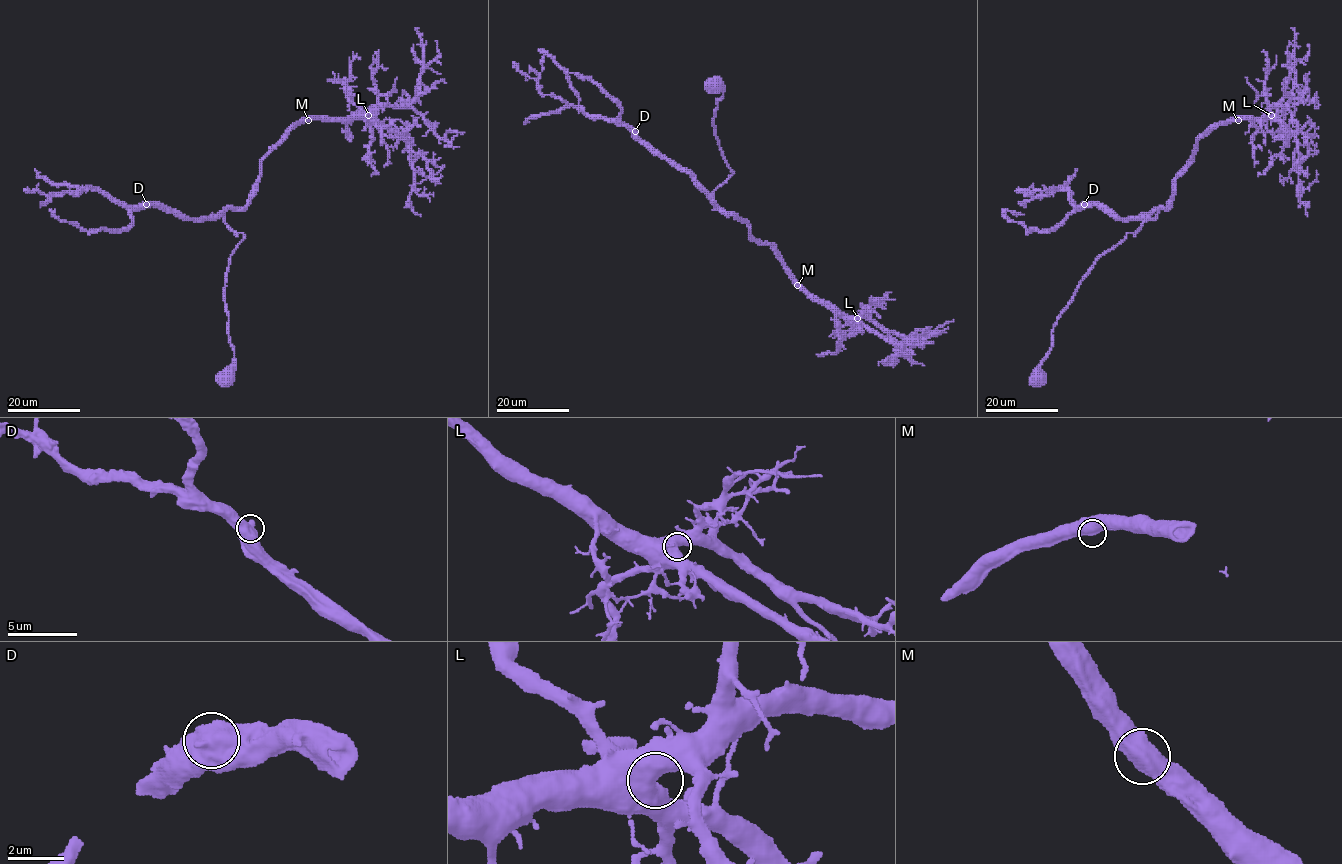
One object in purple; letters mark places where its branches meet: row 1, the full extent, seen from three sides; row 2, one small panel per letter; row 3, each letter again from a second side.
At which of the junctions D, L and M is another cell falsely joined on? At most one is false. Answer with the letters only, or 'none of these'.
none of these

